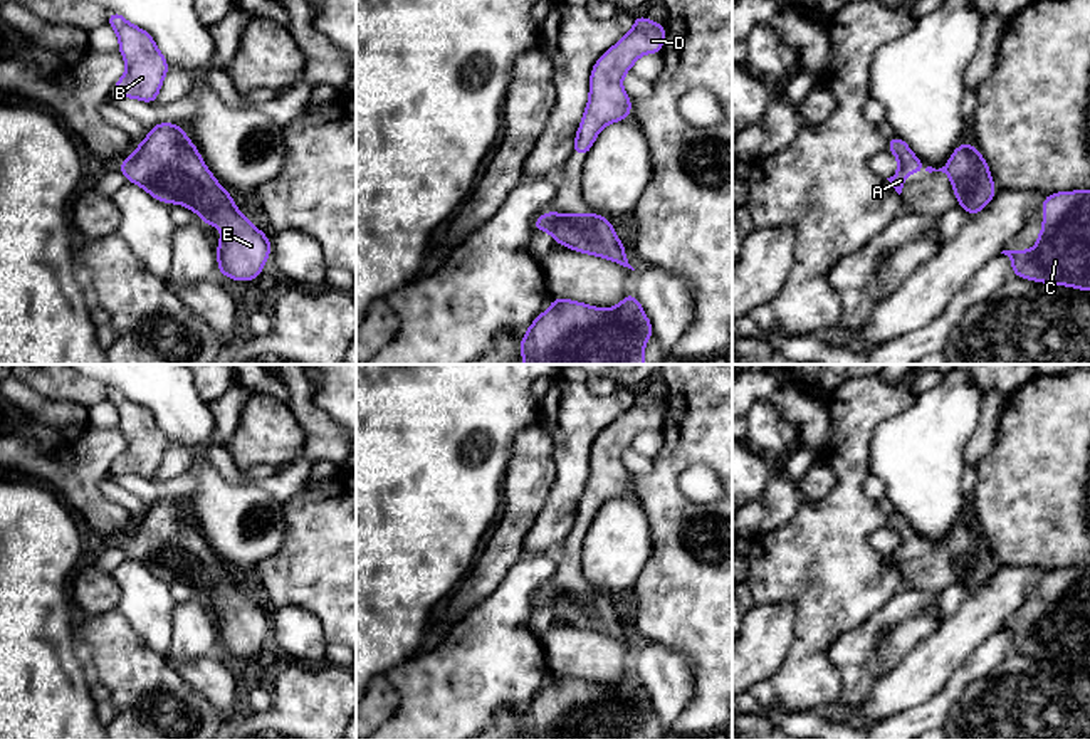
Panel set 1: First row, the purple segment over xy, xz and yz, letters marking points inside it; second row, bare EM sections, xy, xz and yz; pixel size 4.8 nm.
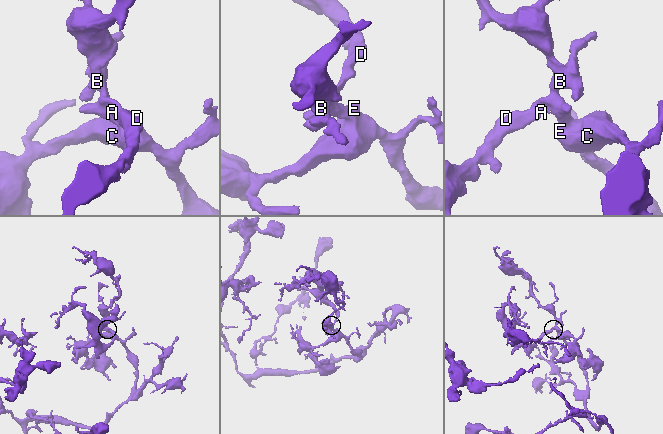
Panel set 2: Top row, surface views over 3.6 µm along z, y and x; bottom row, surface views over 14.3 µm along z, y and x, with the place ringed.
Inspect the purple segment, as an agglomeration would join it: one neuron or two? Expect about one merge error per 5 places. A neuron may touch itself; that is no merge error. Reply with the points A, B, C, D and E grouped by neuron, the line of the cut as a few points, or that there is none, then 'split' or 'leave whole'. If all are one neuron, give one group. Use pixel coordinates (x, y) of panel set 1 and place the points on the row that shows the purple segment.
A B C D E | no cut | leave whole

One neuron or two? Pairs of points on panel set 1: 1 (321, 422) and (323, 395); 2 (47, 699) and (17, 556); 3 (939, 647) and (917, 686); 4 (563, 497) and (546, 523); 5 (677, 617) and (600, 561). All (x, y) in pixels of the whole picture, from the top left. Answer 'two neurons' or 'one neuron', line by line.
1: two neurons
2: one neuron
3: one neuron
4: one neuron
5: two neurons

